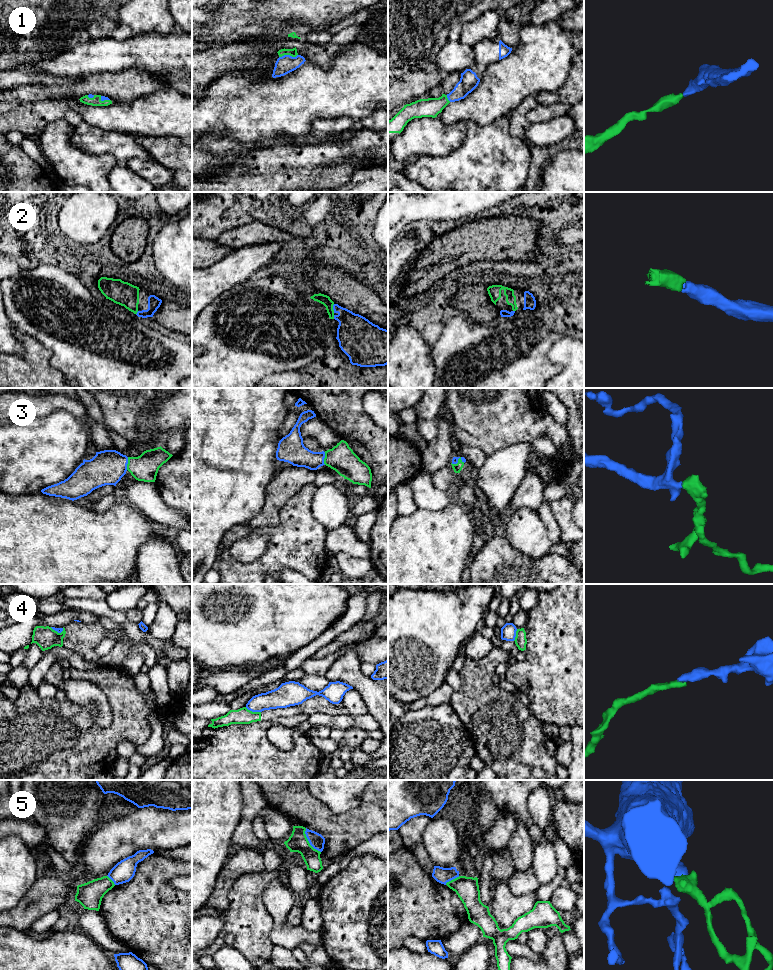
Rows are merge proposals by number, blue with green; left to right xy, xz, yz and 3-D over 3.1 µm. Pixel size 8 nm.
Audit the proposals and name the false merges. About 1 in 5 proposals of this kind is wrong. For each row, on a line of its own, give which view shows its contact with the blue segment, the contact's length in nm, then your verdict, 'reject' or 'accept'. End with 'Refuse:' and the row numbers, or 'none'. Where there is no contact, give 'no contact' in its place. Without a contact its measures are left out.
1: contact in xz; length 150 nm; accept
2: contact in xz; length 70 nm; accept
3: contact in xy; length 110 nm; accept
4: contact in xz; length 130 nm; reject
5: contact in xz; length 240 nm; reject
Refuse: 4, 5

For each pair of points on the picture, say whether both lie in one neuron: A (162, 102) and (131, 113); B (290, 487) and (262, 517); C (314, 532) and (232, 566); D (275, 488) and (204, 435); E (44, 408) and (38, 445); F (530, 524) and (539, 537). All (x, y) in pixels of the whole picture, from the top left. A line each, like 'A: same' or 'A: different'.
A: same
B: same
C: same
D: different
E: different
F: same

